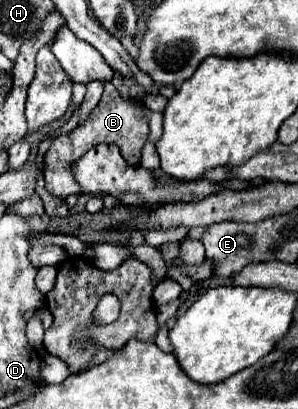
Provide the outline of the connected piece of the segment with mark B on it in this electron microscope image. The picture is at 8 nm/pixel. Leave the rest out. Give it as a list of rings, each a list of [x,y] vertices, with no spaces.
[[[107,83],[99,105],[89,115],[89,119],[83,125],[75,127],[71,133],[59,135],[51,141],[51,147],[45,153],[45,165],[47,165],[45,167],[45,187],[47,187],[47,191],[63,200],[72,194],[82,194],[81,187],[75,181],[71,171],[71,163],[81,159],[89,149],[93,149],[99,143],[115,143],[121,149],[121,155],[125,157],[125,161],[129,165],[133,165],[133,167],[139,165],[141,151],[143,151],[147,137],[149,137],[149,121],[143,115],[143,111],[133,101],[125,101],[119,95],[119,91]]]

